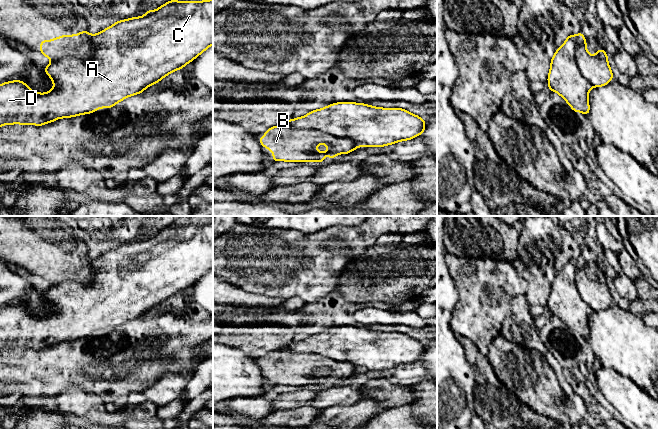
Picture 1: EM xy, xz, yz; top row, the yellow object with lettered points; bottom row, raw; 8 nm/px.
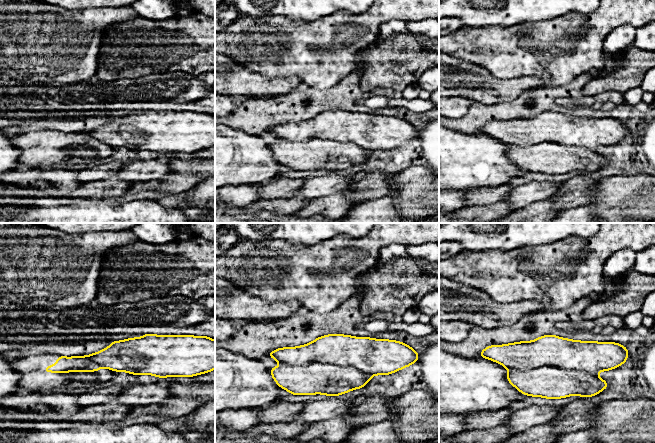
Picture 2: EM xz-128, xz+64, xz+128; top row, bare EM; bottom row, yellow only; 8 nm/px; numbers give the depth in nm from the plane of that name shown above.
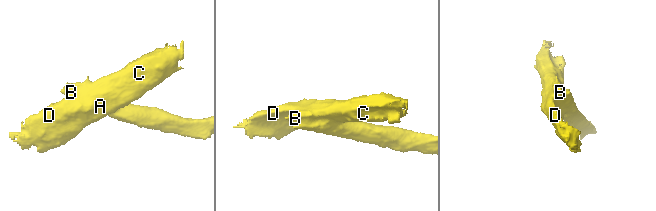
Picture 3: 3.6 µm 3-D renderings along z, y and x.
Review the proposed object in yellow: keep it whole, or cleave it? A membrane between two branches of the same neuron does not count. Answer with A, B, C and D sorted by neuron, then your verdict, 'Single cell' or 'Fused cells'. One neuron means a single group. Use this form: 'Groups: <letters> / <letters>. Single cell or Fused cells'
Groups: A C D / B. Fused cells

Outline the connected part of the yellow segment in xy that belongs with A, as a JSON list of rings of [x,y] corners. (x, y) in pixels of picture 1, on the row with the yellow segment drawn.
[[[171,0],[154,11],[148,9],[144,16],[115,22],[103,31],[91,35],[91,42],[96,56],[93,61],[86,61],[81,57],[67,57],[53,61],[43,68],[54,84],[53,89],[47,93],[37,93],[21,80],[0,84],[0,129],[5,124],[15,123],[42,126],[59,118],[70,118],[90,114],[100,108],[114,107],[125,98],[142,93],[150,85],[157,84],[170,73],[182,69],[213,45],[213,0]]]

